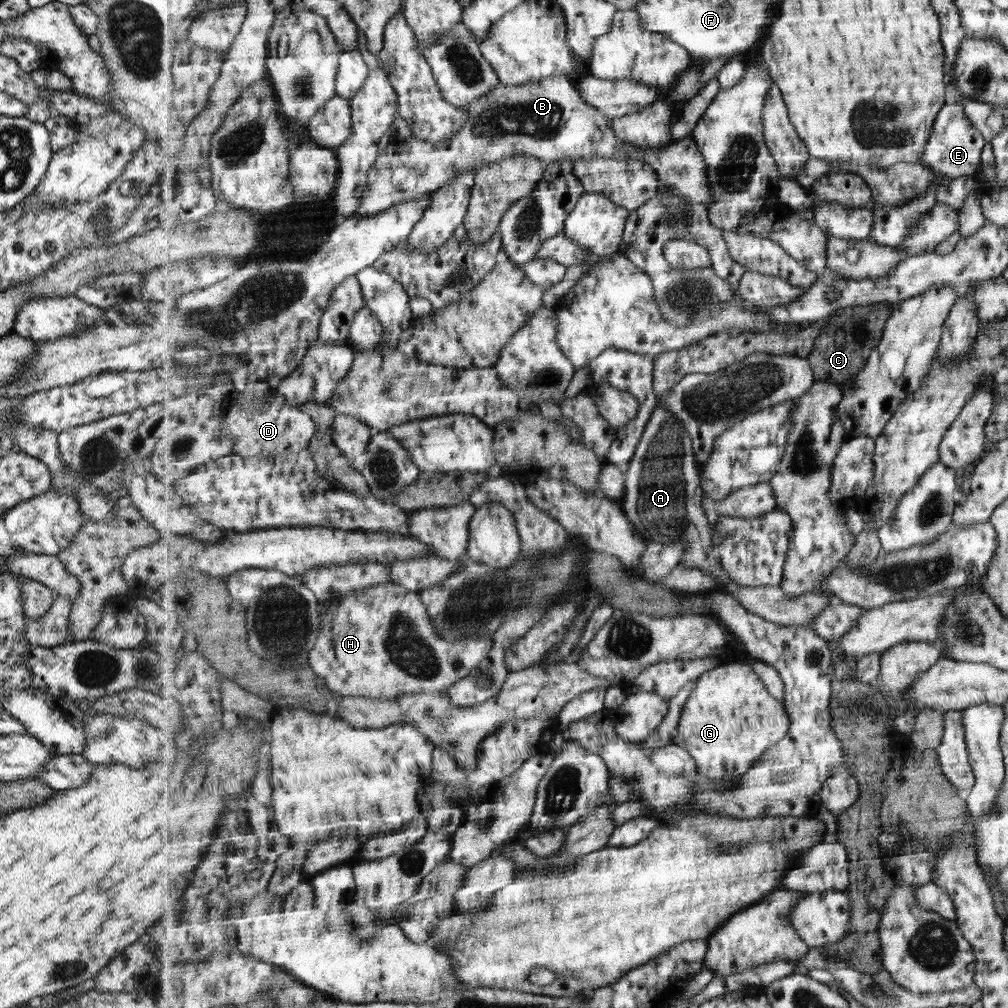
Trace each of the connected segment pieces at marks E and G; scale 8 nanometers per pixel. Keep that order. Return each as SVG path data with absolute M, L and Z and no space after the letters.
M947 103L935 121L930 142L923 152L921 163L933 169L938 175L945 175L950 179L962 176L976 175L982 166L982 150L988 143L983 133L973 124L967 116L961 103Z
M729 659L698 678L685 703L677 732L671 743L687 749L697 763L699 774L719 785L721 779L731 781L733 778L735 781L735 778L741 778L743 774L749 773L771 745L776 745L787 736L790 724L790 714L785 704L770 693L767 684L754 669L753 659L746 661Z

